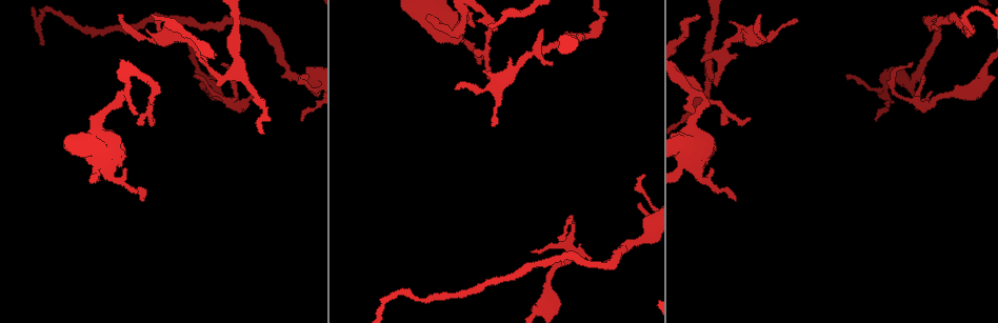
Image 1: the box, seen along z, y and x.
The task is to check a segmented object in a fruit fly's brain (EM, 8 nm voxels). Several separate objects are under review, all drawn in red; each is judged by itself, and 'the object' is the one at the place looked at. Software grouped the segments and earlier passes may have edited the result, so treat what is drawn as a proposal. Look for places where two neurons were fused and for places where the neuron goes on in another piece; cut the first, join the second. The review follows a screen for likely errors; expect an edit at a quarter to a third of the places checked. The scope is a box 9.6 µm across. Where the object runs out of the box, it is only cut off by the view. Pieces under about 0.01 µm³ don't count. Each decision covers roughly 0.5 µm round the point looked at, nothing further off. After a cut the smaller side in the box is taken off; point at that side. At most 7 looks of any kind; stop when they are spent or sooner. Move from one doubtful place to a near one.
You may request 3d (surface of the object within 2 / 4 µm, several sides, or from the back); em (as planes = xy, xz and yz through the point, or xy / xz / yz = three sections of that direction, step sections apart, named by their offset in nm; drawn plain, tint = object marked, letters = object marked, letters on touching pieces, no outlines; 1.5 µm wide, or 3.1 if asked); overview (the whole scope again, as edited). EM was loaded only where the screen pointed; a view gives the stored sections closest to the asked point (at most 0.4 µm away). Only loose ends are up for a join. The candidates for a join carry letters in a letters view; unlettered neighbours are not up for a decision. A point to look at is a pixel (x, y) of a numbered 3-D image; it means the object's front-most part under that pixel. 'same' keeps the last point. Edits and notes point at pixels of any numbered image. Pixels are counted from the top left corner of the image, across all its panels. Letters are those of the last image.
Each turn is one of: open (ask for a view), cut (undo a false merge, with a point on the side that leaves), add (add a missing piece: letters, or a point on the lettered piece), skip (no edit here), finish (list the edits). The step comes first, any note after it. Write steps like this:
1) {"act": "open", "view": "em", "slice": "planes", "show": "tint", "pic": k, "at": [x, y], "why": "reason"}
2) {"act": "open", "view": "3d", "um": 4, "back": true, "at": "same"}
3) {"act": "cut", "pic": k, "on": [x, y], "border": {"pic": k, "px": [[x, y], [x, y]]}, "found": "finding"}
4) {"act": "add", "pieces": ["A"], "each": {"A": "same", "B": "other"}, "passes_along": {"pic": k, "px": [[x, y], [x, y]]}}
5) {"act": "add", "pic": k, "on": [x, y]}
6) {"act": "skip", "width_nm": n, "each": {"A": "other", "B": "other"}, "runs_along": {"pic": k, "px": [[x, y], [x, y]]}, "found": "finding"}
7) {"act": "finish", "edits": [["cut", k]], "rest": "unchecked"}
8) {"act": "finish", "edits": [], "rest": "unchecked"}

{"act": "open", "view": "em", "slice": "planes", "show": "letters", "pic": 1, "at": [931, 92], "why": "branch stops here"}

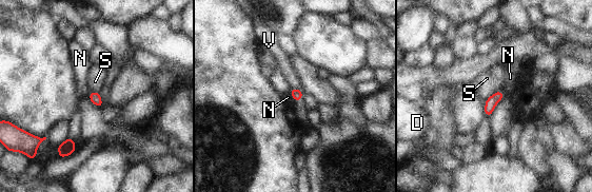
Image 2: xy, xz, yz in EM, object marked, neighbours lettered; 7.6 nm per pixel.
{"act": "skip", "each": {"D": "other", "N": "other", "S": "other", "V": "other"}, "border": {"pic": 2, "px": [[498, 90], [490, 96]]}, "found": "no lettered piece goes on from it"}

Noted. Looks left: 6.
{"act": "open", "view": "em", "slice": "planes", "show": "plain", "pic": 1, "at": [876, 119], "why": "branch stops here"}

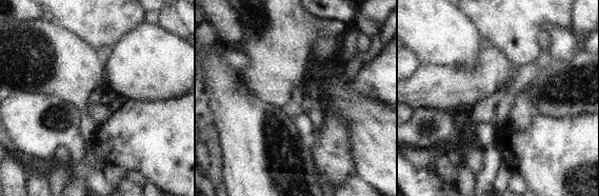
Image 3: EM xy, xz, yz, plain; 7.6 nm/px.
{"act": "open", "view": "em", "slice": "planes", "show": "letters", "at": "same"}

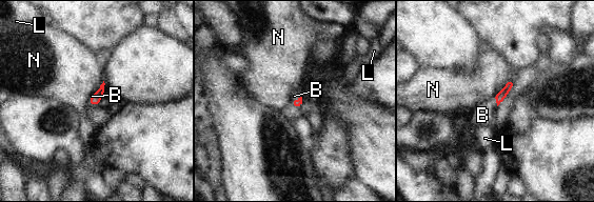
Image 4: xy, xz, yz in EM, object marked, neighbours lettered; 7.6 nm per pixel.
{"act": "add", "pieces": ["B"], "each": {"B": "same", "L": "other", "N": "other"}, "passes_along": {"pic": 4, "px": [[298, 102], [296, 99], [294, 96]]}, "found": "it goes on there"}

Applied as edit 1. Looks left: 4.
{"act": "open", "view": "overview", "why": "redraw"}

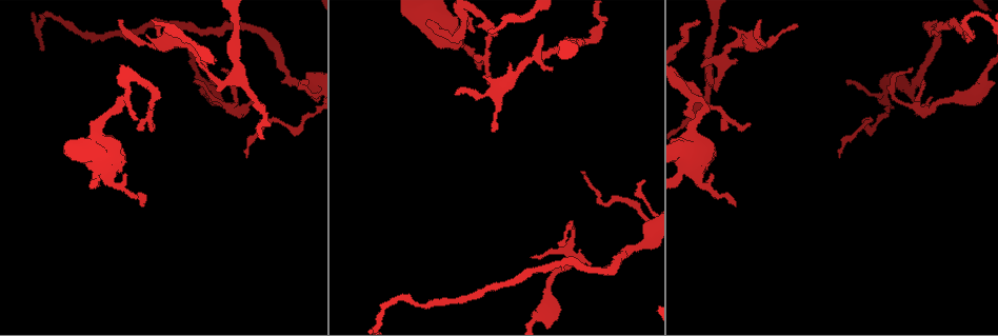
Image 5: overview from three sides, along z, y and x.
{"act": "open", "view": "em", "slice": "xz", "step": 8, "show": "tint", "pic": 5, "at": [456, 94], "why": "branch stops here"}

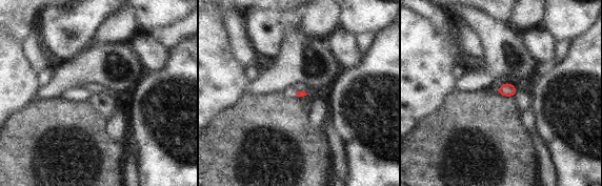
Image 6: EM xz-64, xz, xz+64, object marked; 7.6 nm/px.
{"act": "open", "view": "em", "slice": "planes", "show": "letters", "at": "same"}

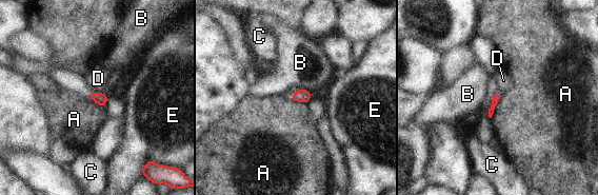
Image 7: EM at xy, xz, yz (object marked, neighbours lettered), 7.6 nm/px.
{"act": "skip", "longest_contact_nm": ["A", 190], "each": {"A": "other", "B": "other", "C": "other", "D": "other", "E": "other"}, "found": "no lettered piece goes on from it"}

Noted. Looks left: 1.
{"act": "finish", "edits": [["add", 4]], "rest": "unchecked"}

